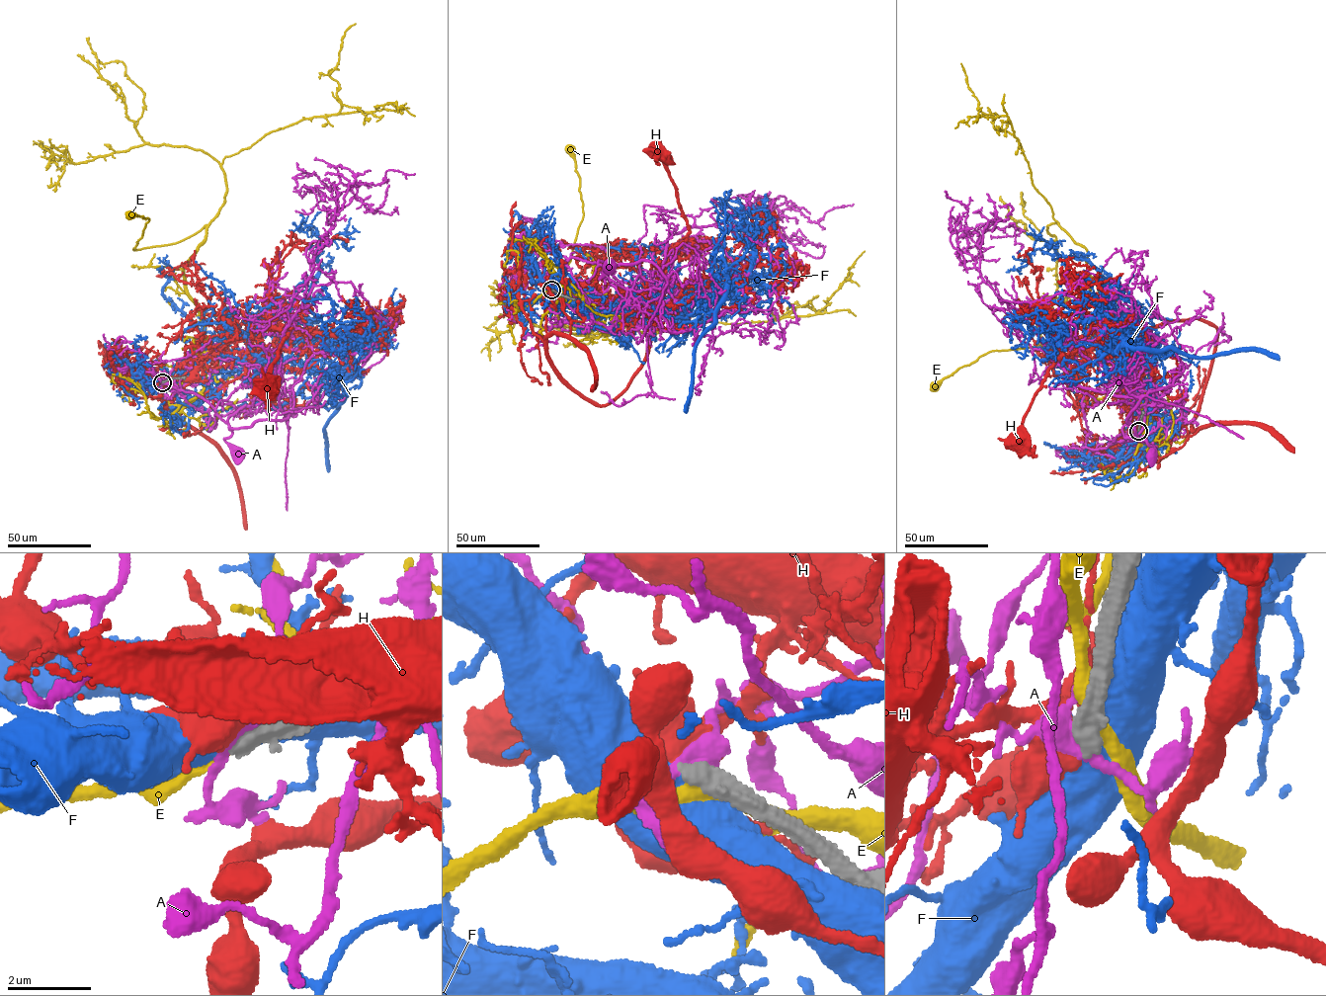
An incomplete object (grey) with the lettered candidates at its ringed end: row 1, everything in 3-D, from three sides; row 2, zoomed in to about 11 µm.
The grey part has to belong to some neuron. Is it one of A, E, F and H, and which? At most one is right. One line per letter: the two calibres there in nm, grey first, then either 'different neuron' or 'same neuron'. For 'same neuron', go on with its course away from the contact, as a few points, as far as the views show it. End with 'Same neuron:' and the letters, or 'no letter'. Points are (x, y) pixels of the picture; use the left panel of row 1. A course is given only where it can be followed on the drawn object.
A: calibres 550 and 300 nm; different neuron
E: calibres 650 and 400 nm; different neuron
F: calibres 650 and 900 nm; different neuron
H: calibres 550 and 480 nm; different neuron
Same neuron: no letter

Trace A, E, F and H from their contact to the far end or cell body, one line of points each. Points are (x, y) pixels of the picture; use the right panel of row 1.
A: (1138, 430), (1133, 427), (1133, 435), (1127, 441), (1114, 441), (1119, 434), (1145, 440), (1155, 447), (1151, 455)
E: (1138, 429), (1150, 392), (1146, 354), (1083, 321), (1090, 276), (1104, 304), (1089, 339), (989, 351), (934, 385)
F: (1138, 429), (1142, 366), (1110, 316), (1057, 356), (1053, 346), (1034, 347)
H: (1137, 430), (1131, 429), (1125, 396), (1122, 349), (1105, 345), (1056, 359), (1024, 418), (1021, 438)

